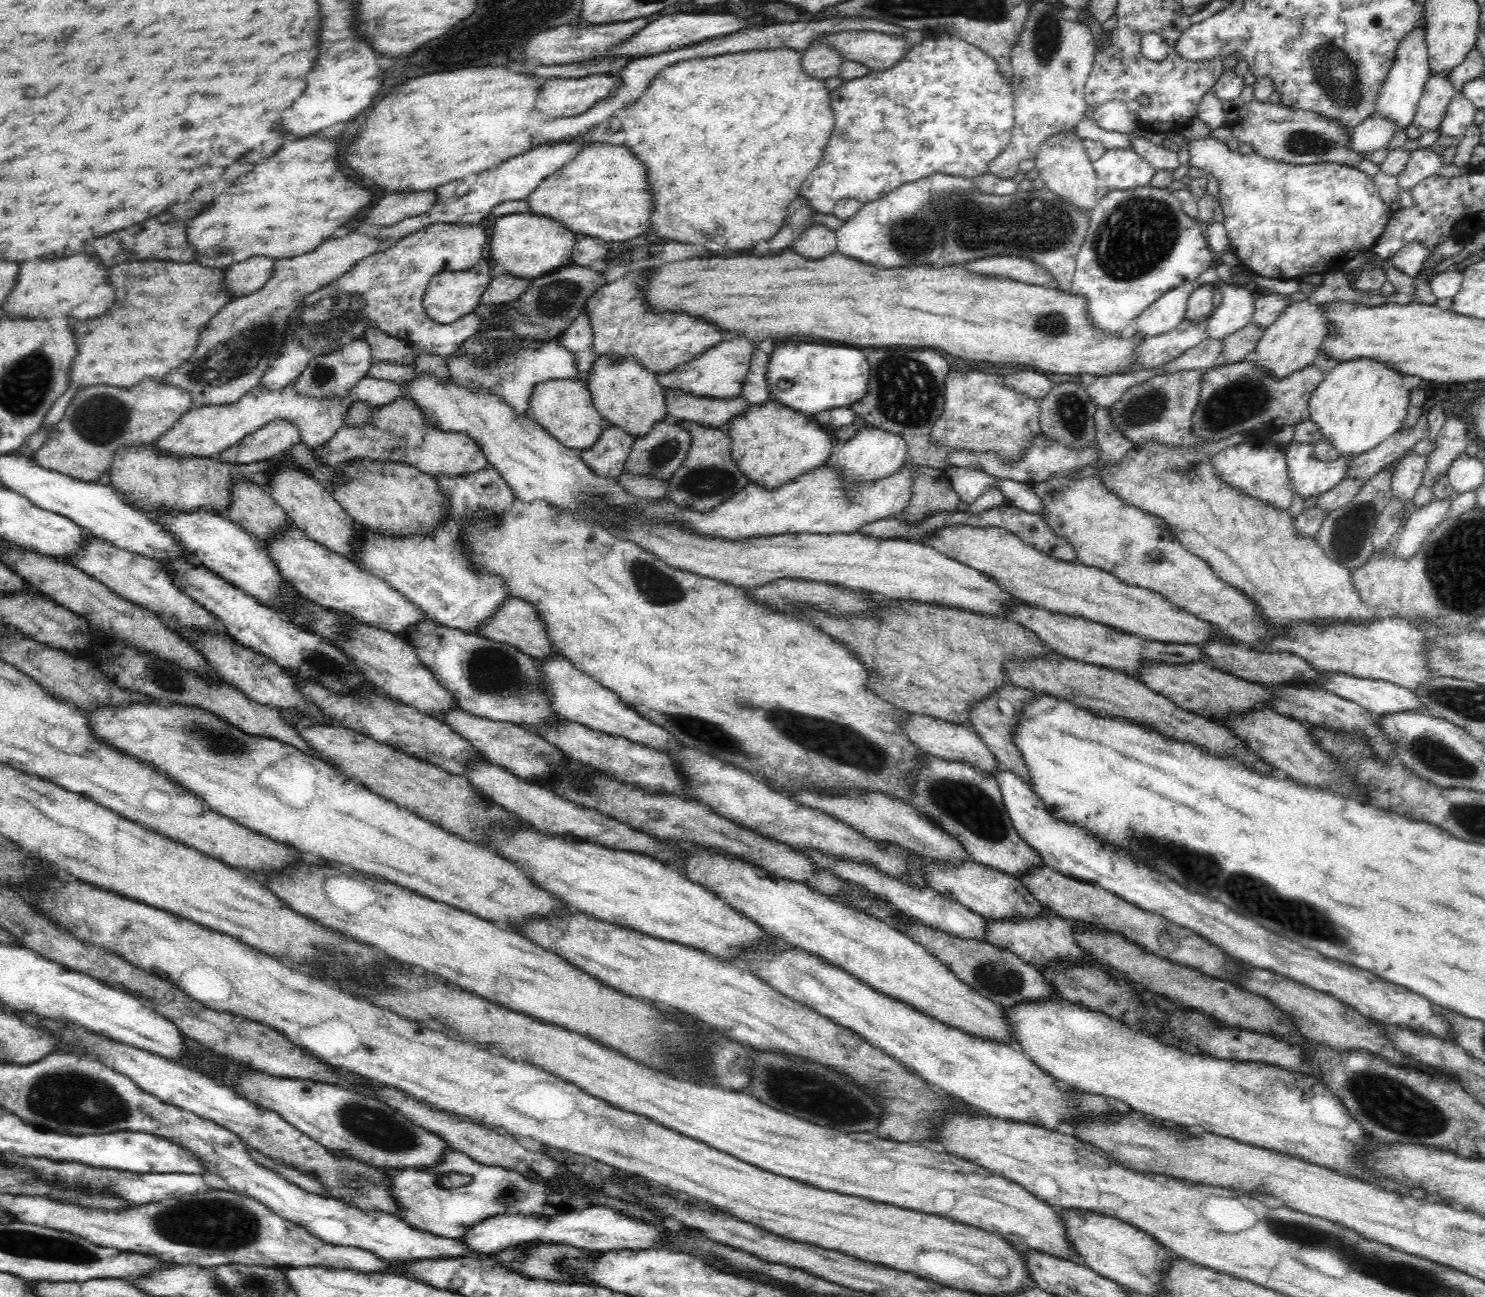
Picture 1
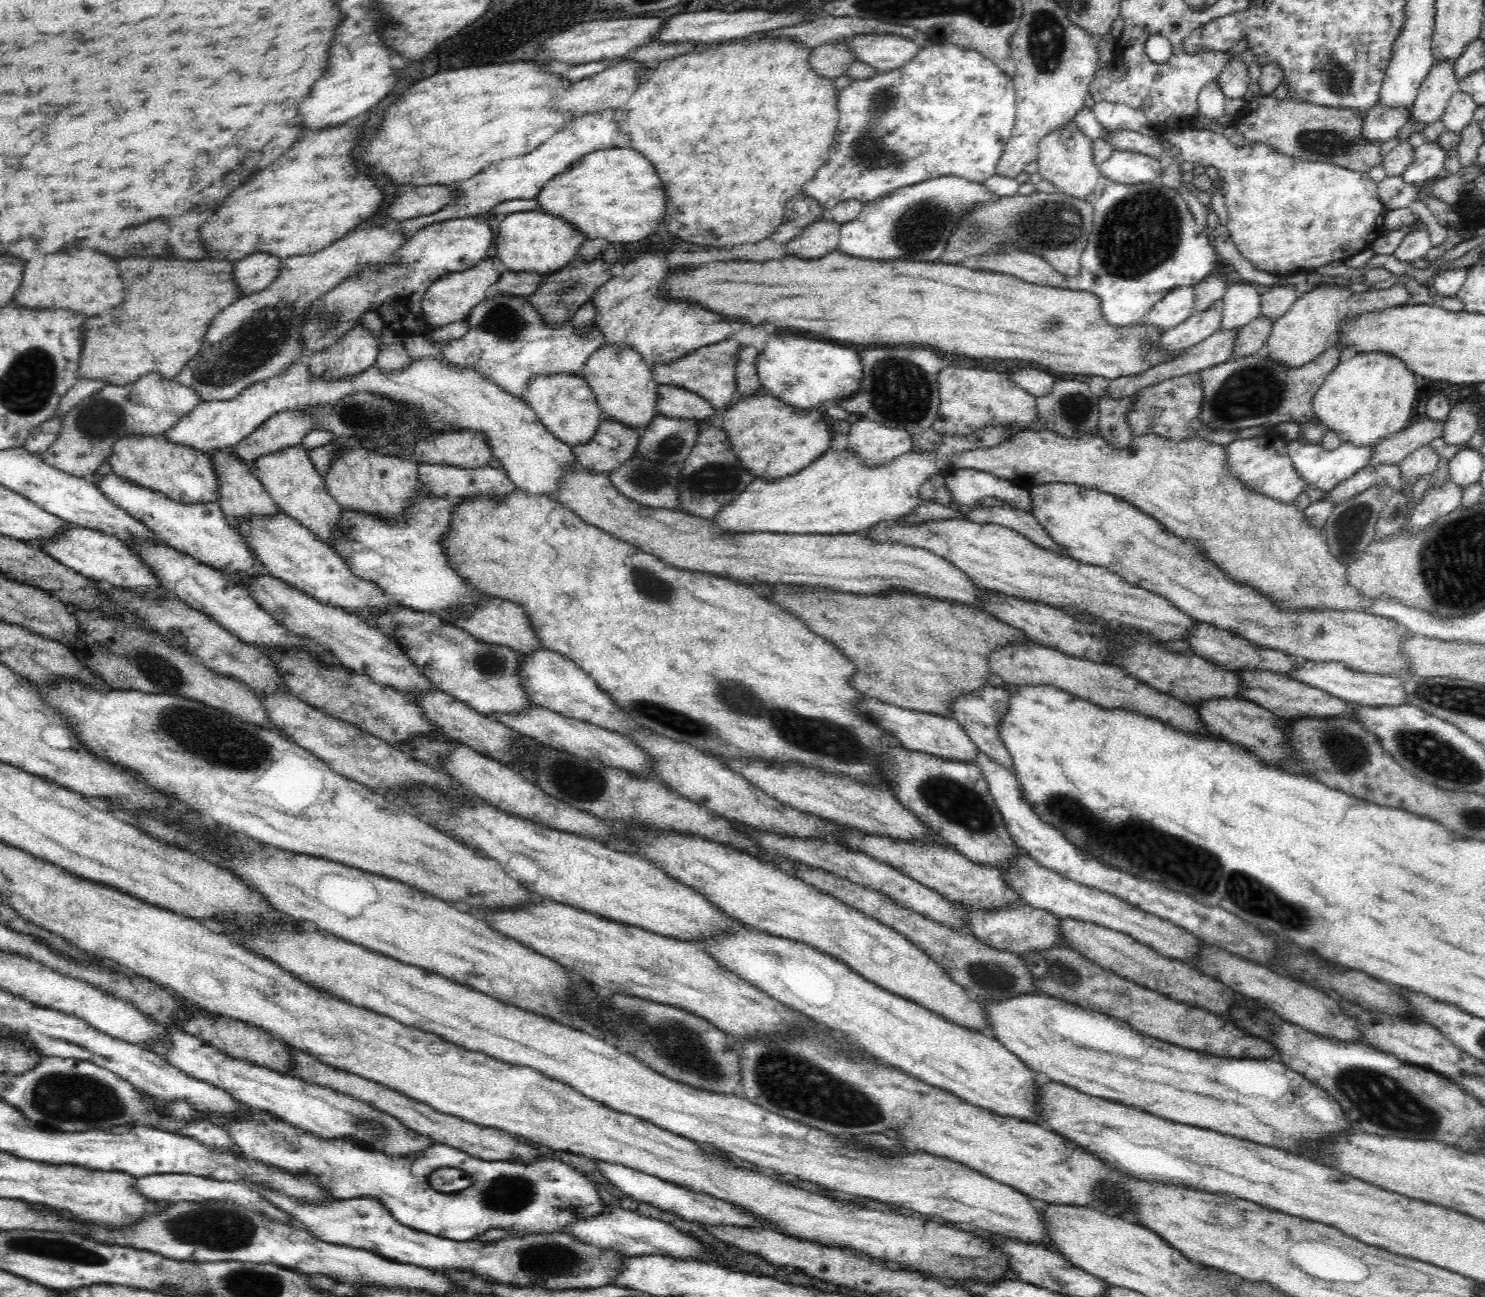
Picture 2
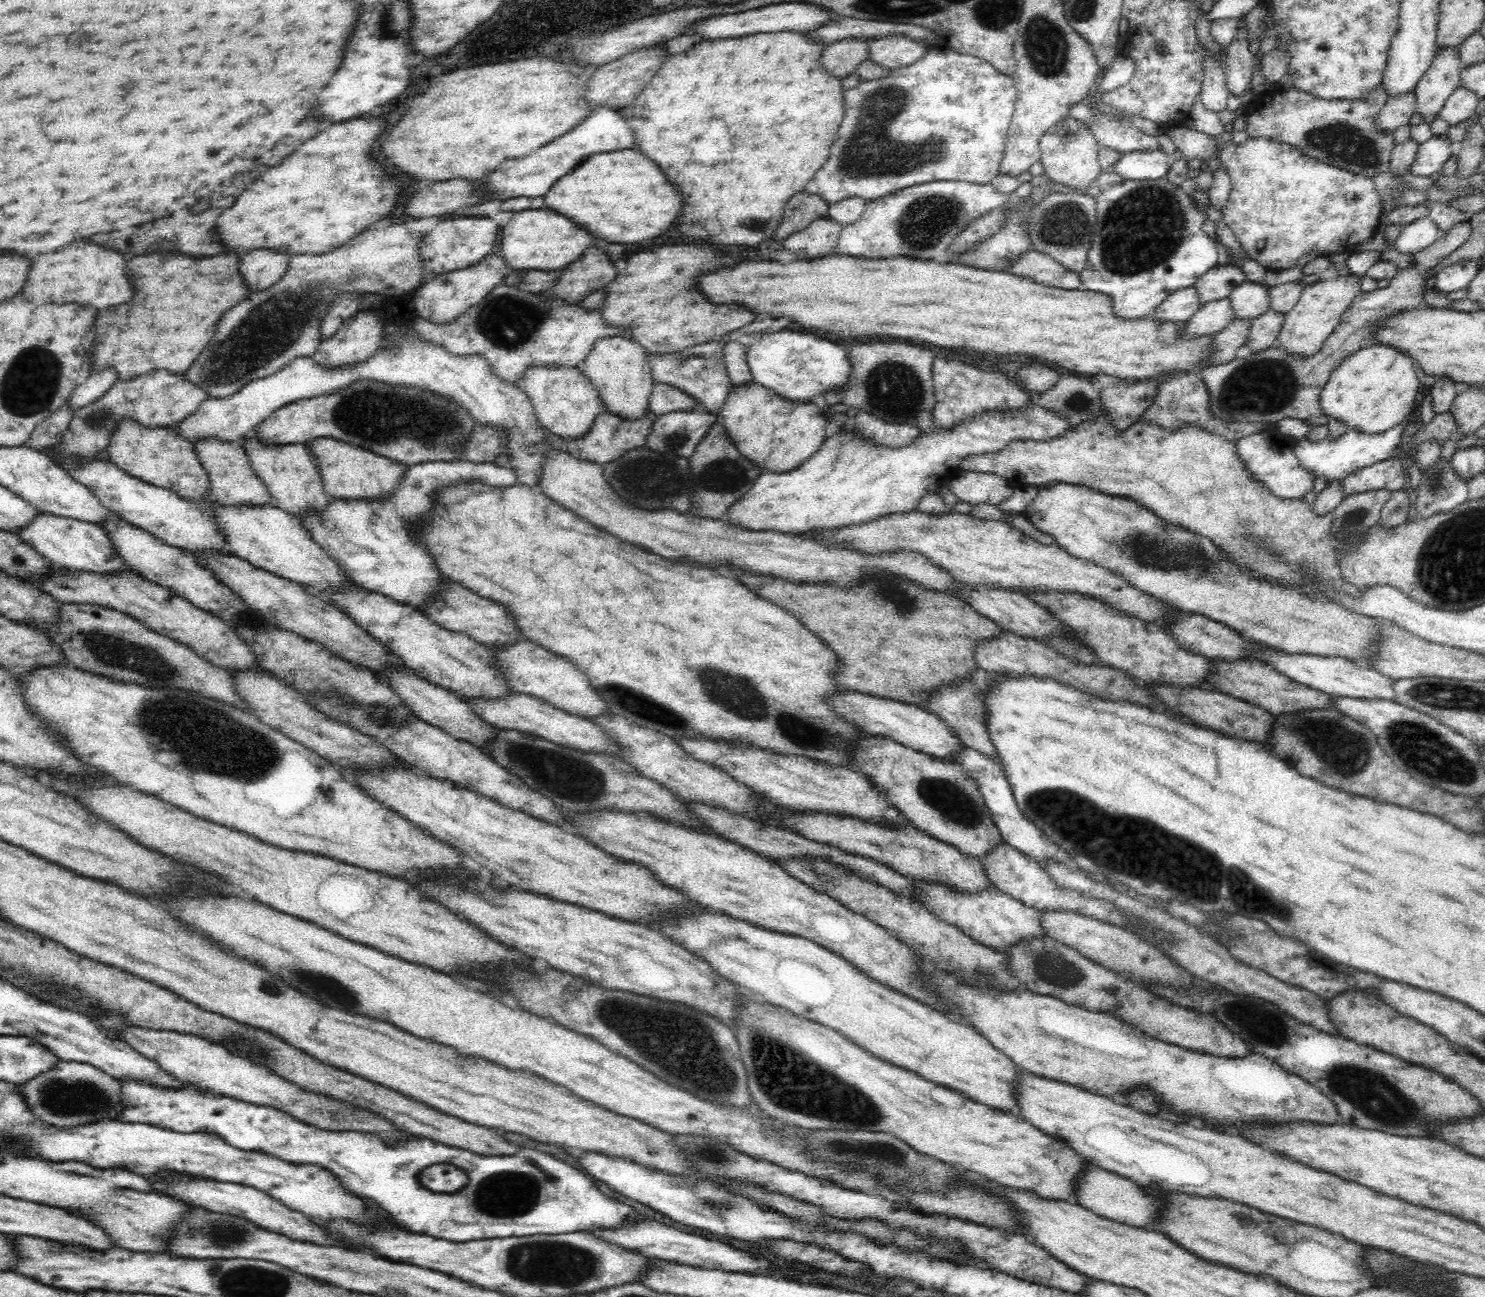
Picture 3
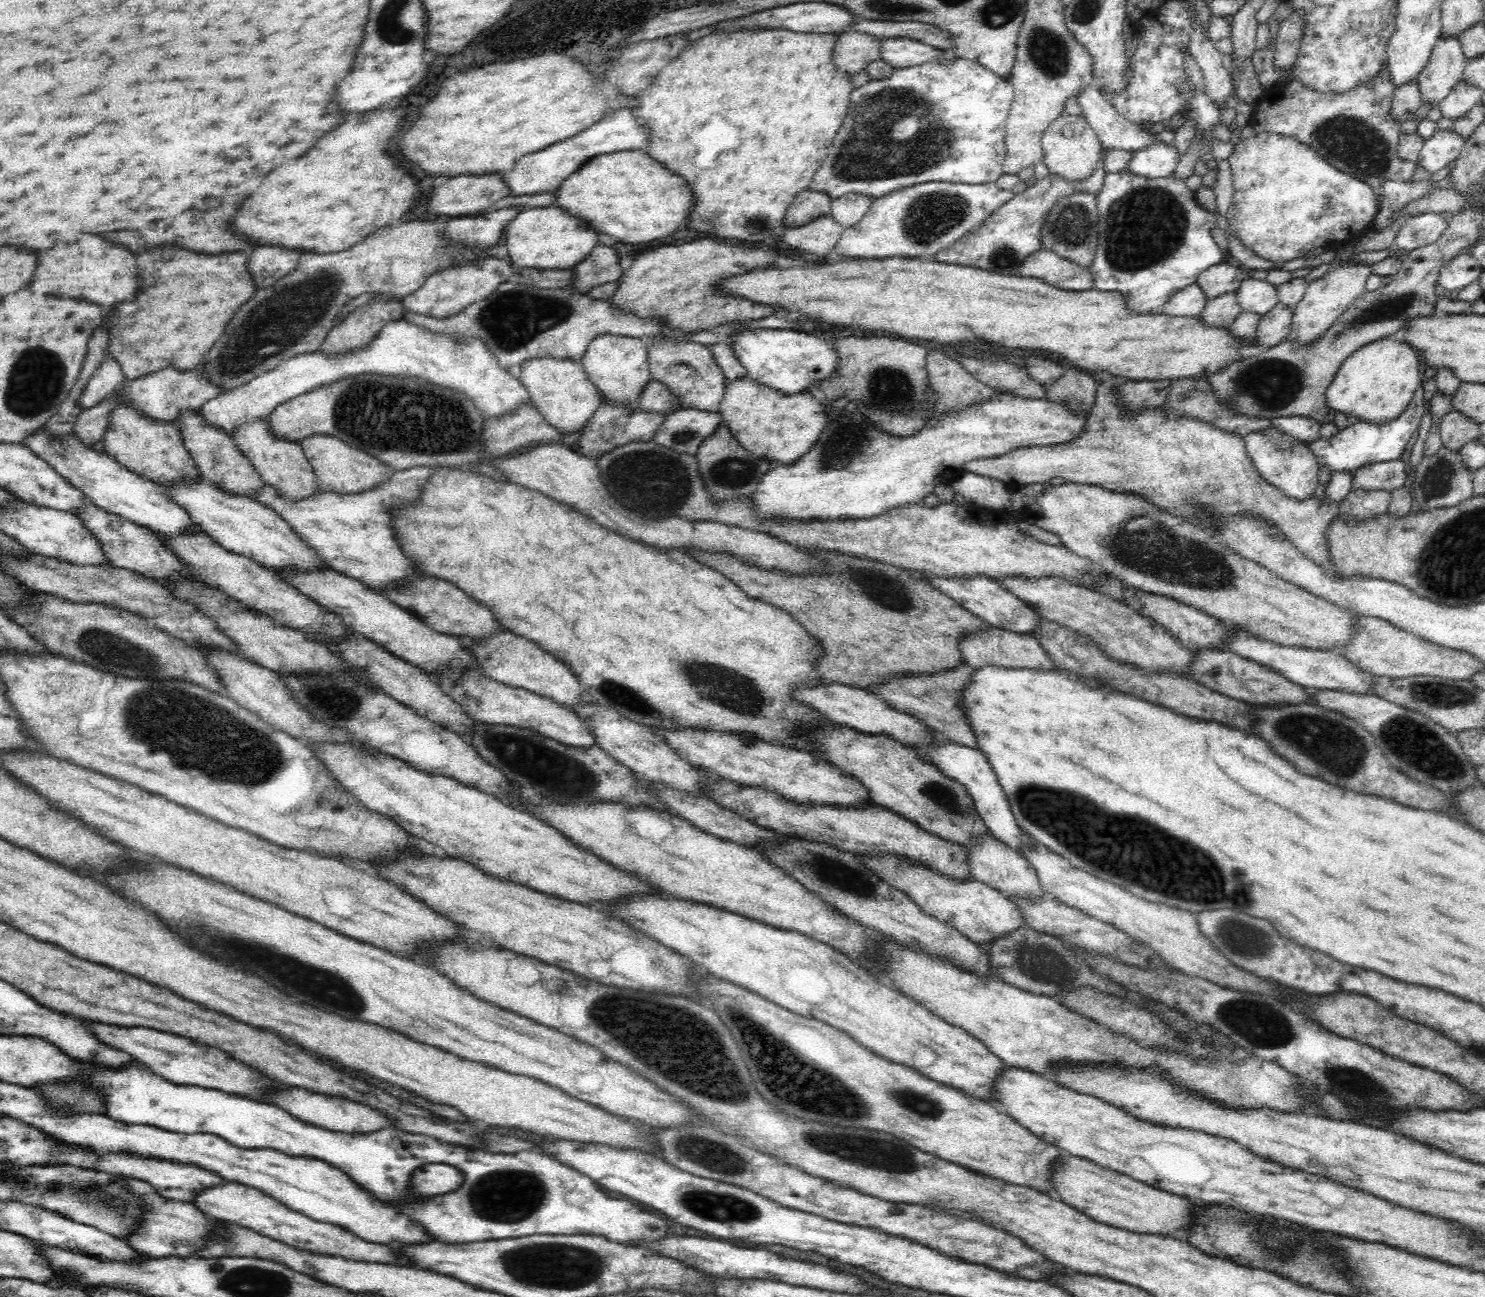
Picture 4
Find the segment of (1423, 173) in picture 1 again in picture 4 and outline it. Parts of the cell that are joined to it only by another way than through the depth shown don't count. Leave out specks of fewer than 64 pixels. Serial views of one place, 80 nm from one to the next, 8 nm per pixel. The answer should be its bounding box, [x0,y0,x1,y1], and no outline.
[1417,130,1468,174]

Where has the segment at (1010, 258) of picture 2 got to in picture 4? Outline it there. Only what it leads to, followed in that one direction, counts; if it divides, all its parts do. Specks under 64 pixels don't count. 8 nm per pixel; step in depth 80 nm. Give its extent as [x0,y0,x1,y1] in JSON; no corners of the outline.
[1019,248,1095,292]

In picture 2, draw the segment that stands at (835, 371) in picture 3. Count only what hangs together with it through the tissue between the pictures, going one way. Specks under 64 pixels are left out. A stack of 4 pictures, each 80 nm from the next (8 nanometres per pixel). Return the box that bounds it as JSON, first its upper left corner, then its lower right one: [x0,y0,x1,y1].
[754,336,862,409]

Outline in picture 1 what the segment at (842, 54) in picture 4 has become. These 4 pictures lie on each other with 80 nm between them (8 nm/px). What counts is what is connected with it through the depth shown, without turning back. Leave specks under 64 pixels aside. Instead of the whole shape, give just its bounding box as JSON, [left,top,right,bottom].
[802,42,846,81]

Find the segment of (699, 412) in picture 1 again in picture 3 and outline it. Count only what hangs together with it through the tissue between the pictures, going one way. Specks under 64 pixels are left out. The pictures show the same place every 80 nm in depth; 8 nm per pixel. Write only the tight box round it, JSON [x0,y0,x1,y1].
[646,382,701,417]

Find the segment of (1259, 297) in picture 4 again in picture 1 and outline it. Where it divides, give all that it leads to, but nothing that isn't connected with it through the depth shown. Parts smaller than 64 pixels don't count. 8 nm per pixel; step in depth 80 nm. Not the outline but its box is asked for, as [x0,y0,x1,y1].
[1207,280,1255,338]

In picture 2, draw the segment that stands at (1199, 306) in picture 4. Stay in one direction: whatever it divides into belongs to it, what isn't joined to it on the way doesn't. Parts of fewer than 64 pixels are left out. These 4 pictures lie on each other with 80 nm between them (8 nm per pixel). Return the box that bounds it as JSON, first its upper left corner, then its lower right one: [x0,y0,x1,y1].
[1142,286,1195,330]

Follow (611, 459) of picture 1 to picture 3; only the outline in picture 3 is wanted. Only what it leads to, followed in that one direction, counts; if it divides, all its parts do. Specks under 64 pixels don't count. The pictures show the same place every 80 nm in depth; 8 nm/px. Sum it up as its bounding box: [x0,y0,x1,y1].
[566,408,656,465]

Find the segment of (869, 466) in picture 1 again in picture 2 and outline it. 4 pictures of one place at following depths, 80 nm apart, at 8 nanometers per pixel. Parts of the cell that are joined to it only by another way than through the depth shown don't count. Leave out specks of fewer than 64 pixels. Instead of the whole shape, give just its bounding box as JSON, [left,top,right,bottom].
[848,417,913,466]

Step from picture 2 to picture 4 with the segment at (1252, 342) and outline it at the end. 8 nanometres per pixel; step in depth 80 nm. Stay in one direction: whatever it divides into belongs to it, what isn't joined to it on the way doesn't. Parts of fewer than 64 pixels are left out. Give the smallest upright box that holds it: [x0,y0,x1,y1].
[1255,303,1294,347]

